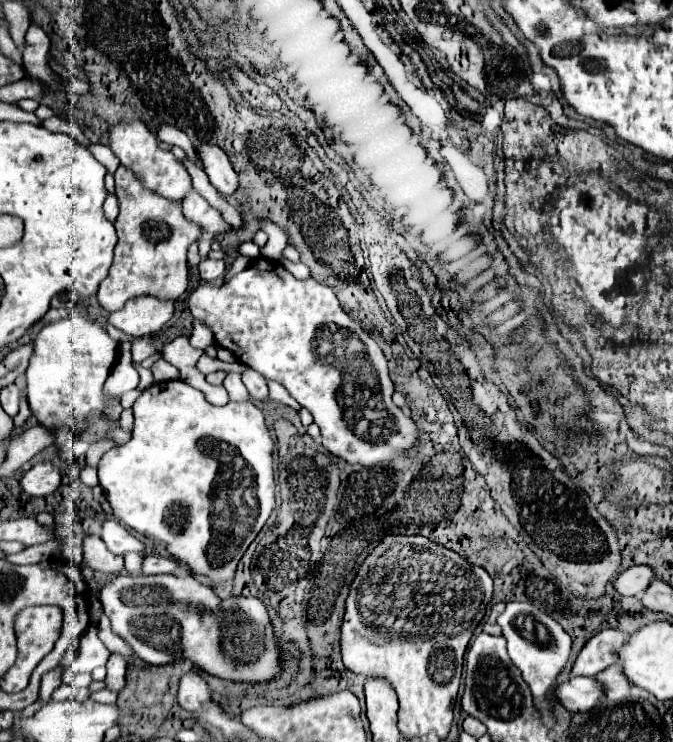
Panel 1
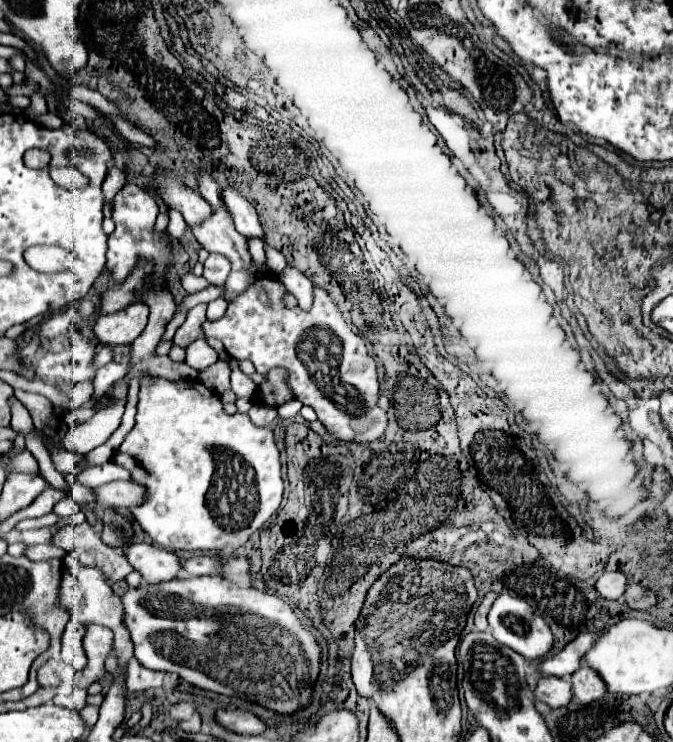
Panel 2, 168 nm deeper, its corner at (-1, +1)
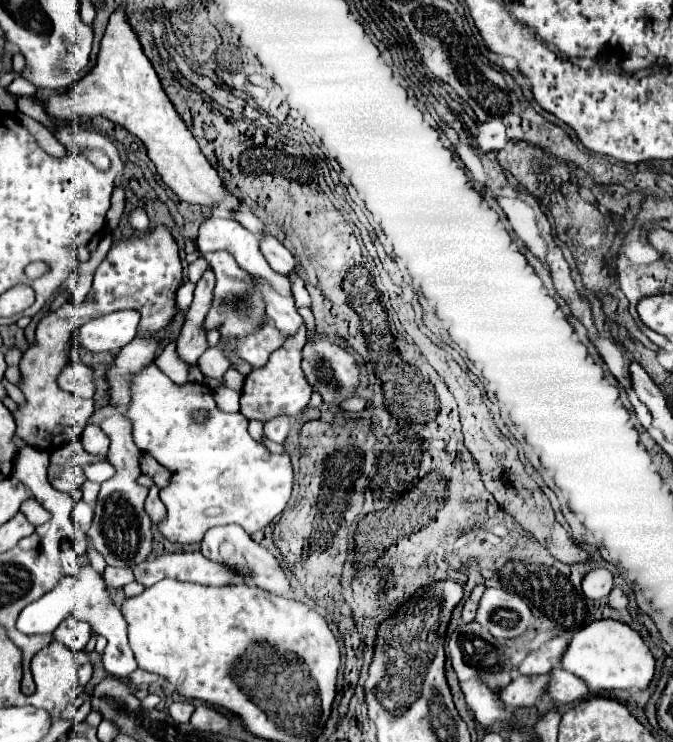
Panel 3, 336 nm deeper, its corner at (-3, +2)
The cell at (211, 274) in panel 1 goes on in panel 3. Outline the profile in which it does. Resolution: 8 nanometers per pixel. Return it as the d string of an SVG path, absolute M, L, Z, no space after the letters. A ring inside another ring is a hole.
M211 252L211 254L205 254L203 256L213 272L215 272L215 278L217 278L217 284L215 284L215 290L213 290L213 306L205 320L203 320L203 330L209 332L209 330L219 330L221 338L227 338L229 340L229 346L223 348L225 356L229 358L231 362L231 368L235 368L237 372L241 372L243 376L247 376L251 372L251 364L245 362L243 358L239 358L235 352L231 352L239 340L243 340L245 336L249 334L255 334L263 324L265 324L265 300L263 296L255 290L255 284L251 280L251 274L247 274L237 262L235 258L229 254L229 252Z

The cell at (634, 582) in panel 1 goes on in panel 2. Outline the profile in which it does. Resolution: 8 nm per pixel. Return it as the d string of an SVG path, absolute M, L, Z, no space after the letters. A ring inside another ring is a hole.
M619 571L617 573L603 573L597 579L595 589L605 599L621 599L627 589L627 575L619 573Z

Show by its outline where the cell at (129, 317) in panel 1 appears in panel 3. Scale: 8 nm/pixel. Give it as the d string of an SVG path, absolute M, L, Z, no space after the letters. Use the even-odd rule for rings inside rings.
M119 310L89 320L75 330L75 342L89 352L117 352L137 334L139 312Z

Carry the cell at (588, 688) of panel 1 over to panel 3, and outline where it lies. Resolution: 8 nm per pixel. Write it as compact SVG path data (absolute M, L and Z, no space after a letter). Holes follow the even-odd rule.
M543 674L543 676L517 676L507 684L507 688L499 690L499 698L509 708L533 706L535 700L539 696L543 696L545 686L547 686L547 674Z

